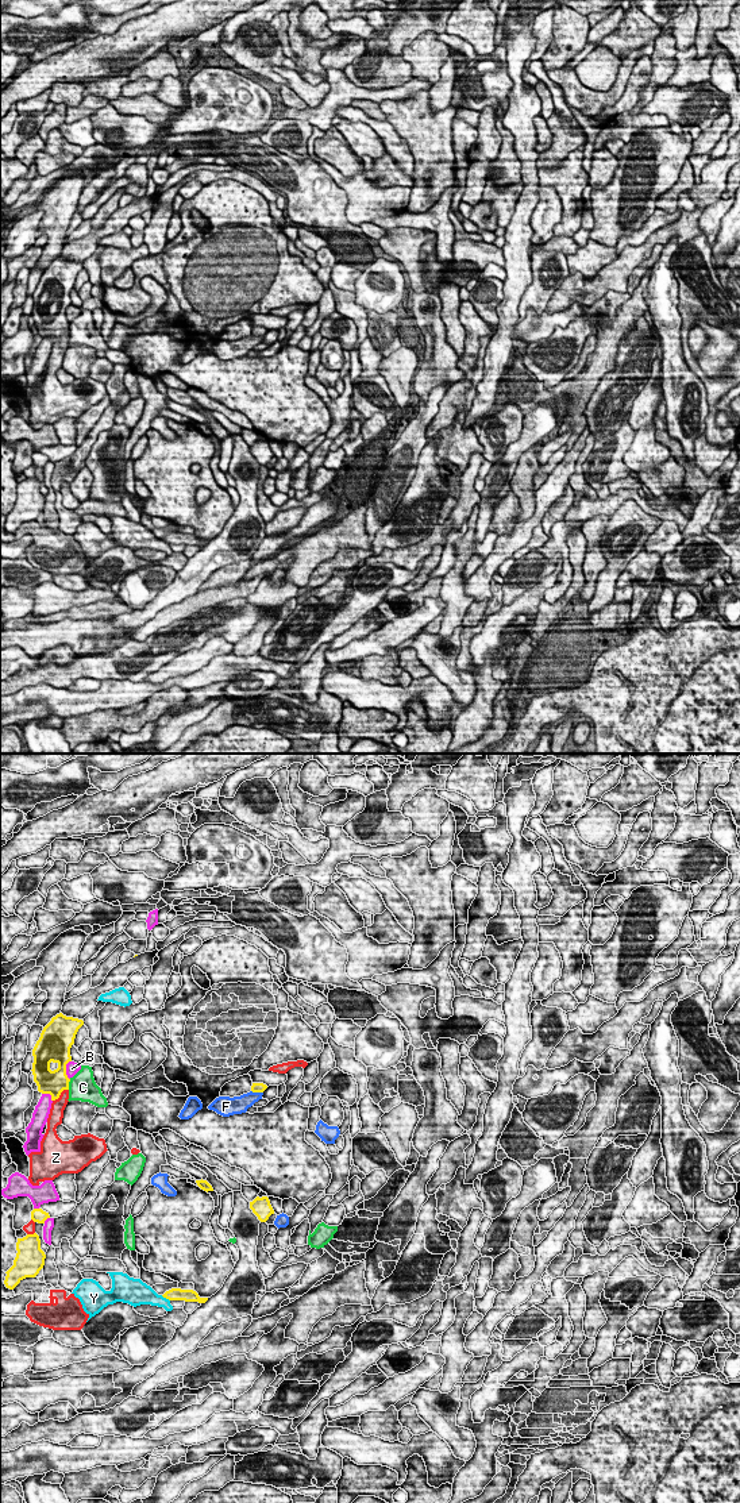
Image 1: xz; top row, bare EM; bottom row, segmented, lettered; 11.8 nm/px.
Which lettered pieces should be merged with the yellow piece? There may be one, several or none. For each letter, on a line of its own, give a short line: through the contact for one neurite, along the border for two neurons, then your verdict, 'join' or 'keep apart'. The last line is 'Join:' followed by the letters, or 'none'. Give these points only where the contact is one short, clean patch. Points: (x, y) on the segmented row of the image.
B: keep apart
C: keep apart
F: keep apart
Y: keep apart
Z: keep apart
Join: none

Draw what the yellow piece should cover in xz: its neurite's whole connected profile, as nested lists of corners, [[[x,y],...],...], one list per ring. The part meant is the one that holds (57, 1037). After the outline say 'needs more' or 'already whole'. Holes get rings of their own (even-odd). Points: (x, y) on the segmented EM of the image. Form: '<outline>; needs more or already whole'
[[[59,1013],[43,1028],[32,1049],[34,1082],[39,1092],[51,1095],[51,1101],[58,1099],[63,1090],[69,1090],[66,1064],[72,1061],[70,1048],[82,1025],[82,1020]]]; already whole

